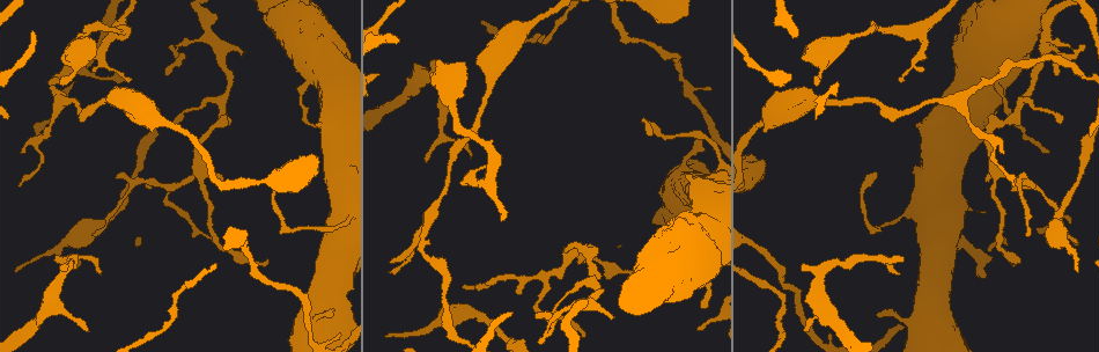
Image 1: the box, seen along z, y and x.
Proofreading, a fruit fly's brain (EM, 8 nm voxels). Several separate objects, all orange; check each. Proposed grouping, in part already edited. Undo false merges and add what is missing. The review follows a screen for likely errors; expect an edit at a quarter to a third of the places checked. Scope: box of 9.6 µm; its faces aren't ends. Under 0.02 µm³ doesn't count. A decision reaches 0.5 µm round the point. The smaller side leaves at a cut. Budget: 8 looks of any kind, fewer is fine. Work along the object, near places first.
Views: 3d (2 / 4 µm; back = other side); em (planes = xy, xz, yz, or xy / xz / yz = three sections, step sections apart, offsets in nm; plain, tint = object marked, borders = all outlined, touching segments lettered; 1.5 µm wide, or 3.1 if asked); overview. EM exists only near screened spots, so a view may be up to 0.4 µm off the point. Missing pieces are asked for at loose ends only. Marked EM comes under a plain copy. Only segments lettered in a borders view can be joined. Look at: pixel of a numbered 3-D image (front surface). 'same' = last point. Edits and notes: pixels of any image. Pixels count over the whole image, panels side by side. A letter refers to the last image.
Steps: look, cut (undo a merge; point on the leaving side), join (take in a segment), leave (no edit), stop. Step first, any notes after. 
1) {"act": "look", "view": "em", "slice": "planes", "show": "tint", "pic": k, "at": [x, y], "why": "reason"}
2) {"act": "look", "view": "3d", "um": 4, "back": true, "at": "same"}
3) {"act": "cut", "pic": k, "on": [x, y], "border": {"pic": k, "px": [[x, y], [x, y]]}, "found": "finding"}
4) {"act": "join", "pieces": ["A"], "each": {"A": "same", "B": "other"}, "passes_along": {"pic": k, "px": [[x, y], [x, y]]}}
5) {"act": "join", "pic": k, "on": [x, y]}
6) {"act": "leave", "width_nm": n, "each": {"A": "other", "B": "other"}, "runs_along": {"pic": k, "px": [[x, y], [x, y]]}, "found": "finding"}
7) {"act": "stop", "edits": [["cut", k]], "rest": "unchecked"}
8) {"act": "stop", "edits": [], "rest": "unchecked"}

{"act": "look", "view": "3d", "um": 4, "pic": 1, "at": [818, 80], "why": "free end"}

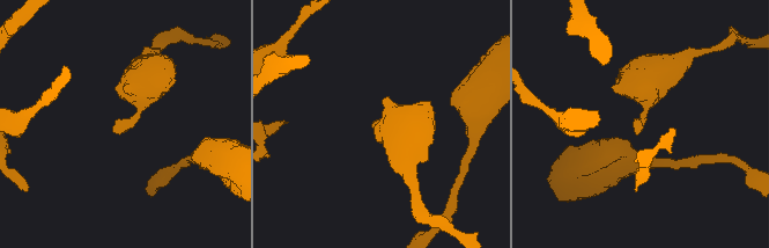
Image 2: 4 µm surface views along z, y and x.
{"act": "look", "view": "em", "slice": "planes", "show": "borders", "pic": 2, "at": [373, 126], "why": "shape alone is not enough"}

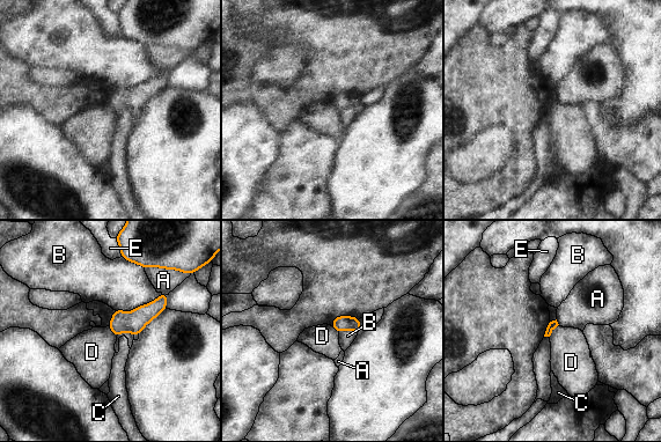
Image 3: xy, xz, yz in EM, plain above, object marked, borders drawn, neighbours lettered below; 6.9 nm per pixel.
{"act": "leave", "longest_contact_nm": ["B", 340], "each": {"A": "other", "B": "other", "C": "other", "D": "other", "E": "other"}, "runs_along": {"pic": 3, "px": [[164, 295], [134, 322], [111, 325]]}, "found": "none of them fits"}

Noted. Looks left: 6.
{"act": "look", "view": "3d", "um": 2, "pic": 1, "at": [899, 81]}

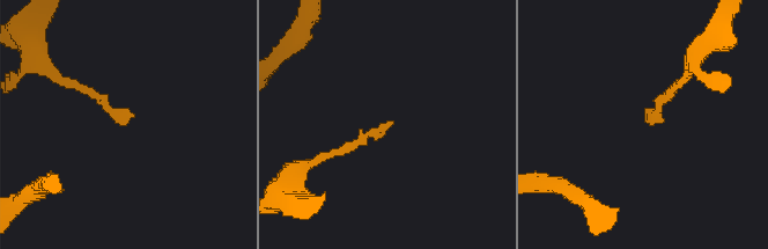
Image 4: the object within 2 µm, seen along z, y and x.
{"act": "look", "view": "em", "slice": "yz", "step": 8, "show": "tint", "pic": 4, "at": [131, 113]}

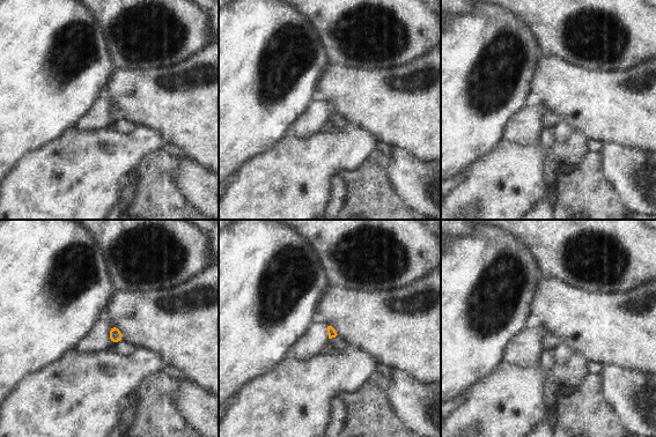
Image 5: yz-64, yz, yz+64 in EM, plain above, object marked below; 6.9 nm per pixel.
{"act": "look", "view": "em", "slice": "yz", "step": 8, "show": "borders", "at": "same", "why": "see the neighbours"}

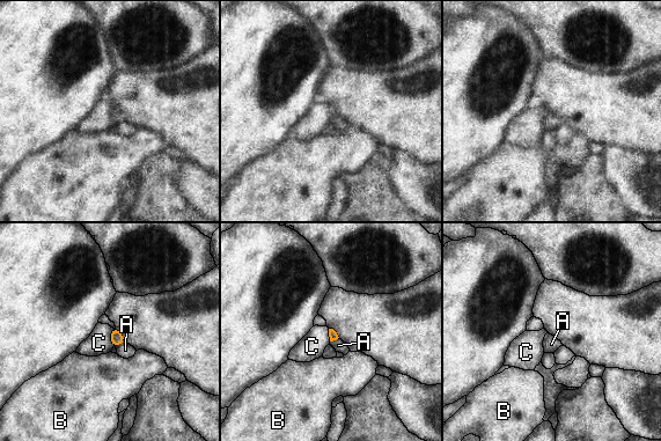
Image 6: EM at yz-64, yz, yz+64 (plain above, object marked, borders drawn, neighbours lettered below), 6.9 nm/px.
{"act": "leave", "each": {"A": "other", "B": "other", "C": "other"}, "border": {"pic": 6, "px": [[111, 328], [110, 343], [112, 347]]}, "found": "none of them fits"}

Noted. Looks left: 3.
{"act": "look", "view": "3d", "um": 2, "pic": 1, "at": [995, 169]}

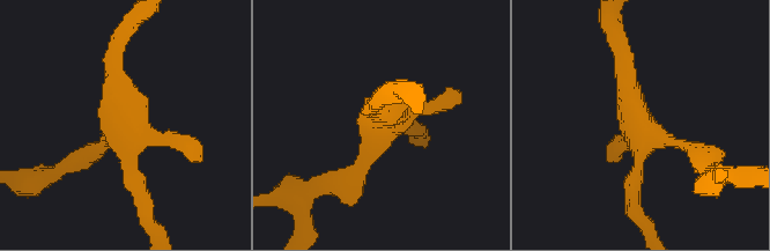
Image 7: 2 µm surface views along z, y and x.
{"act": "look", "view": "em", "slice": "planes", "show": "borders", "pic": 7, "at": [123, 129]}

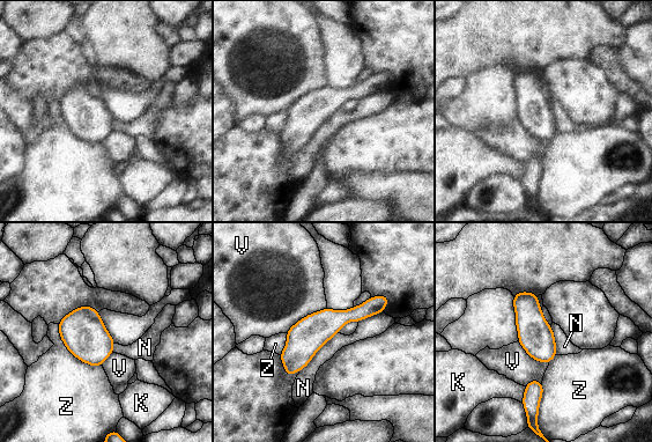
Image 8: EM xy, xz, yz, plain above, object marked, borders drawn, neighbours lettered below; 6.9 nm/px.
{"act": "leave", "width_nm": 240, "each": {"K": "other", "N": "other", "V": "other", "Z": "other"}, "border": {"pic": 8, "px": [[338, 332], [319, 348], [299, 371]]}, "found": "continuous, no second neuron"}

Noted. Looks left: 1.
{"act": "stop", "edits": [], "rest": "unchecked"}

